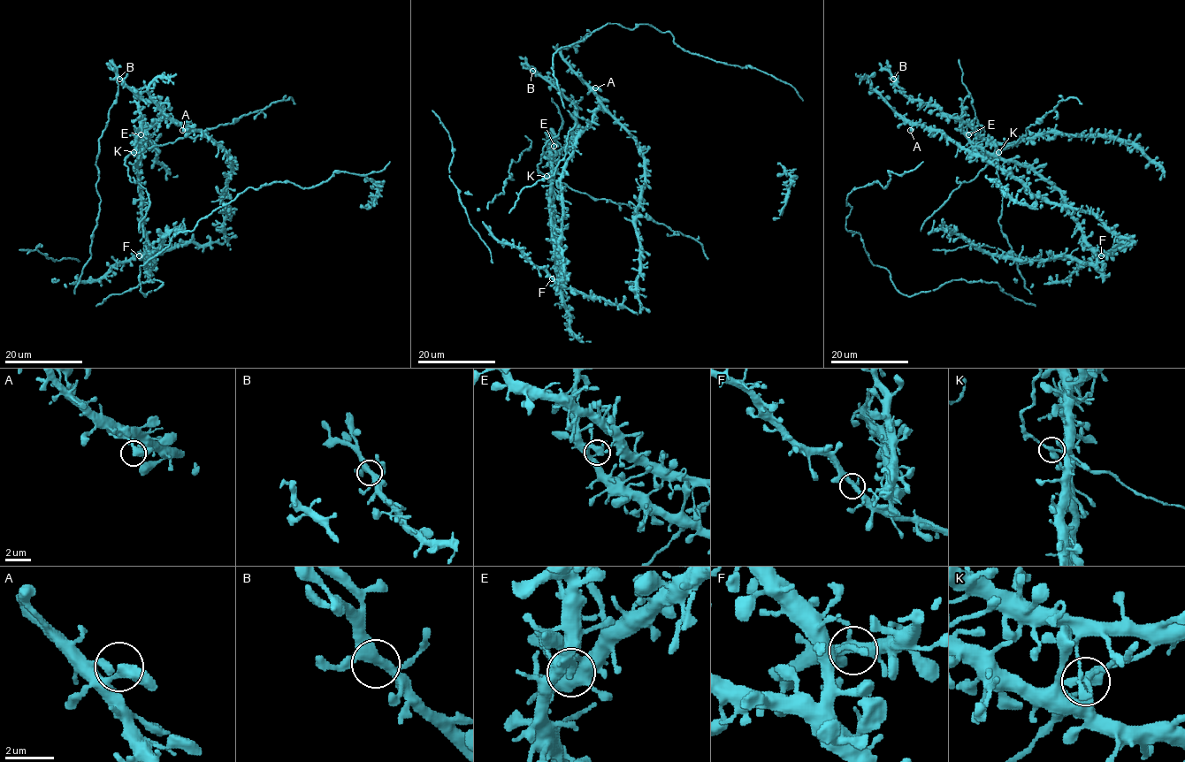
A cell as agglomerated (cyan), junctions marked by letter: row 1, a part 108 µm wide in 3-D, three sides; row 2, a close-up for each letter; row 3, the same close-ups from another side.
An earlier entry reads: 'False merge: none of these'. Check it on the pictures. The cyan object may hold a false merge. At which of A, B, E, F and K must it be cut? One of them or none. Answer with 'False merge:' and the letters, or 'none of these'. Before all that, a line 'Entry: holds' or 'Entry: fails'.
Entry: fails
False merge: K

